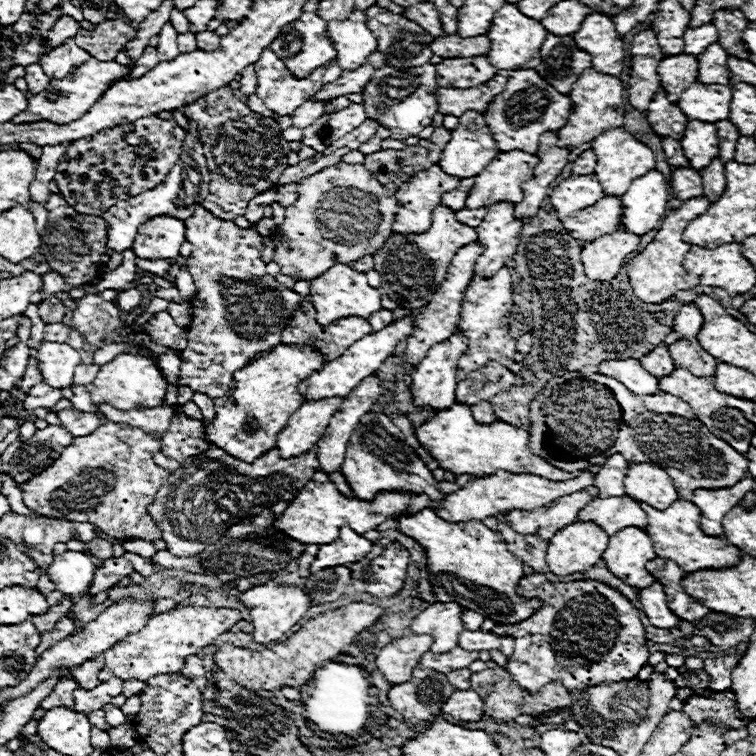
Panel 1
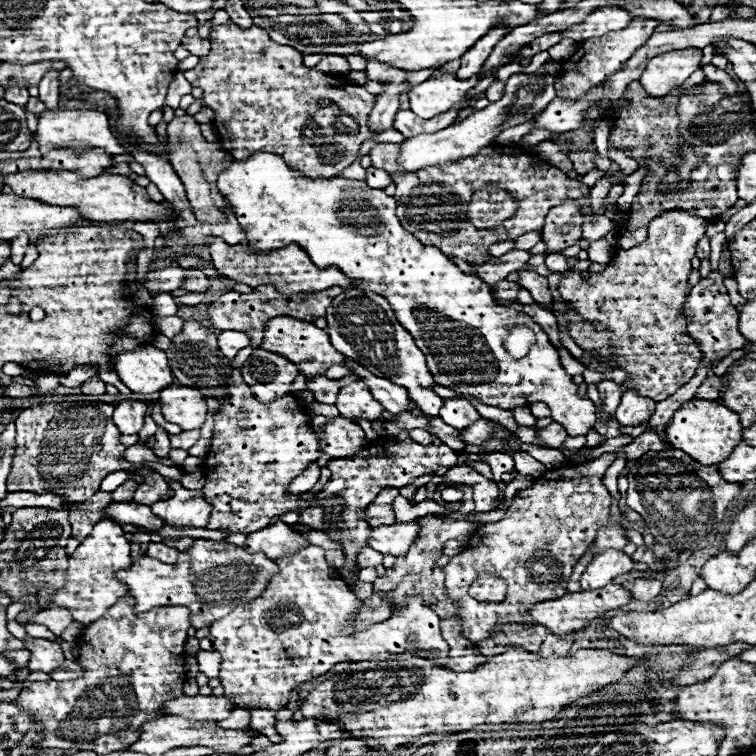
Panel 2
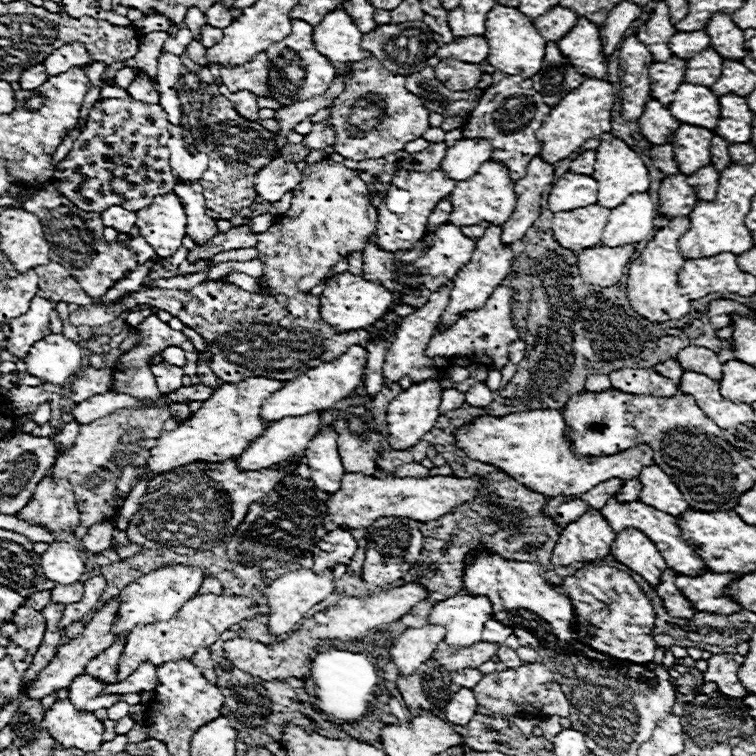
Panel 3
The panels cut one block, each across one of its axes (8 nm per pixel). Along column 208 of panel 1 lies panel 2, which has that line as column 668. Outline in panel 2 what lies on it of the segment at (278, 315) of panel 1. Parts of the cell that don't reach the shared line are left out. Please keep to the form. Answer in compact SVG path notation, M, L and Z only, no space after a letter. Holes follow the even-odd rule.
M686 210L664 212L660 218L654 218L650 222L648 238L634 248L620 250L612 258L612 262L608 264L608 268L604 272L598 272L598 274L590 272L588 280L582 280L582 276L576 272L568 272L560 280L558 292L560 292L562 300L566 300L570 306L576 306L578 314L584 320L592 322L592 326L596 326L596 330L612 332L610 360L606 360L598 354L592 354L592 352L584 352L580 358L576 358L580 364L584 364L586 368L596 370L596 372L624 370L628 374L628 380L622 382L622 388L636 390L638 394L644 394L644 396L652 398L654 402L666 400L694 376L702 354L700 354L698 346L694 344L694 340L686 332L686 318L682 314L682 308L684 308L684 298L688 296L688 290L692 288L688 284L688 276L692 272L690 260L696 256L696 244L706 234L706 226L708 226L706 218L692 216Z

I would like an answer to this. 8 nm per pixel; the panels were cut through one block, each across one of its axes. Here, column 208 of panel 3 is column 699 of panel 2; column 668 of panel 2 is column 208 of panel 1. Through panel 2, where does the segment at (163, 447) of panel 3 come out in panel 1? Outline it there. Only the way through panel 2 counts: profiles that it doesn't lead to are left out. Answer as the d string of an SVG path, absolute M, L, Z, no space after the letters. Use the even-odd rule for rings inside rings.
M274 346L262 358L234 372L234 388L230 394L216 398L216 416L204 424L206 442L222 448L226 454L244 462L254 462L276 446L276 434L286 426L288 418L304 404L298 398L298 384L326 364L322 354L310 348Z

